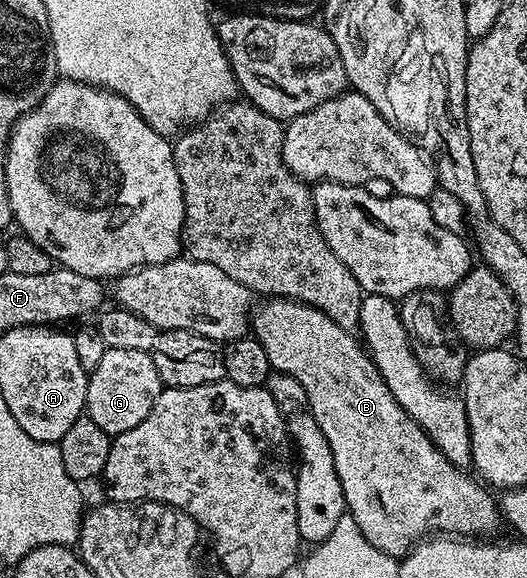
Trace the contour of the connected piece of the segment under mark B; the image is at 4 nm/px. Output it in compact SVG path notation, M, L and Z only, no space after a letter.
M268 299L263 303L265 305L261 309L259 306L251 316L251 336L262 343L273 370L293 377L308 396L307 408L318 427L322 427L326 443L330 443L347 512L354 523L358 523L362 535L366 535L378 551L387 557L403 559L421 539L429 535L441 533L459 535L464 539L488 539L493 536L491 533L499 531L502 514L497 498L492 498L479 480L467 477L463 468L450 463L418 422L406 415L390 387L386 387L367 349L349 330L338 327L334 319L314 307L303 305L301 301Z

